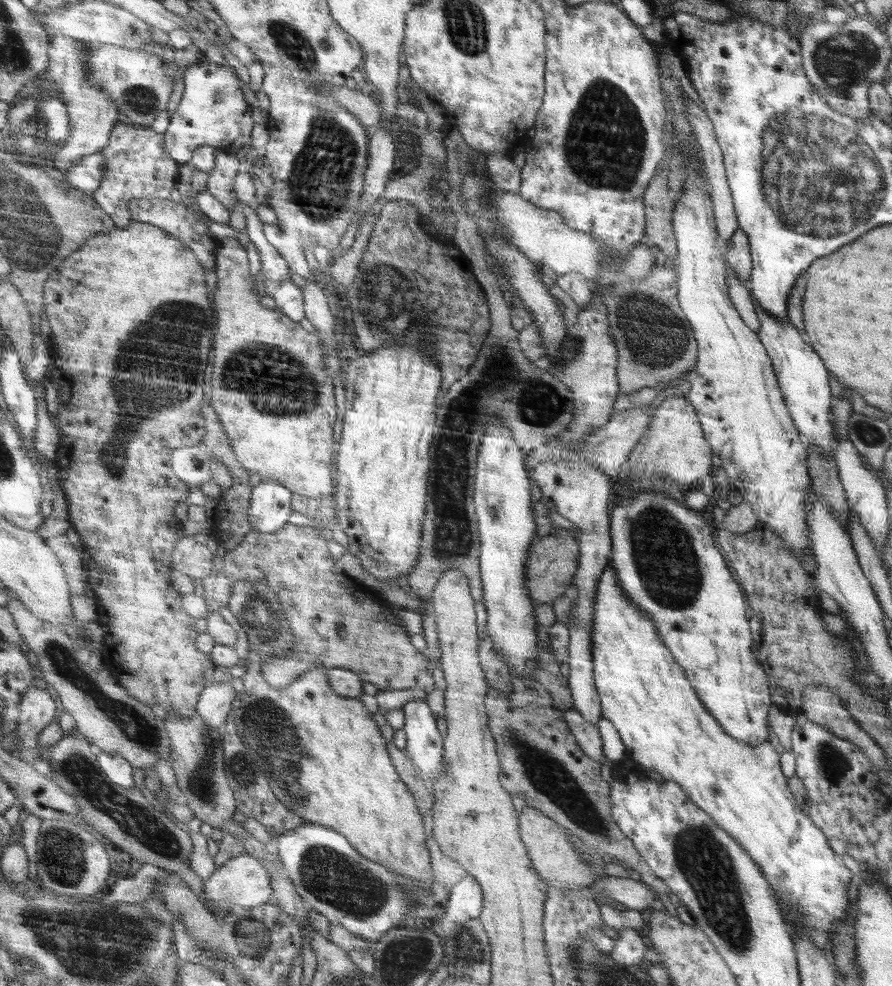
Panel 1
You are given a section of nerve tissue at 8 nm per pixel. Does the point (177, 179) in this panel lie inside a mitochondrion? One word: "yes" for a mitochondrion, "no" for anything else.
no

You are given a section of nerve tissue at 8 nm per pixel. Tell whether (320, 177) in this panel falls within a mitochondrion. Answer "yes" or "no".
yes

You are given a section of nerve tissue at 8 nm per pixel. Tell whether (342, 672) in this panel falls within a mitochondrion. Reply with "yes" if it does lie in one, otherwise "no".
no

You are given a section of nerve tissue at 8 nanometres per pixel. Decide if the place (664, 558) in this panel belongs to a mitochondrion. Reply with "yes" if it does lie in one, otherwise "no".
yes

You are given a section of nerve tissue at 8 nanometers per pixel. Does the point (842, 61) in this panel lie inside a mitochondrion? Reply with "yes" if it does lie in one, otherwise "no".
yes

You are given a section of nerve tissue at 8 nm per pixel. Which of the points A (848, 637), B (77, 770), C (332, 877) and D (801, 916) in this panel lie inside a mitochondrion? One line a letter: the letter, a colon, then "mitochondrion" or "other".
A: other
B: mitochondrion
C: mitochondrion
D: mitochondrion

